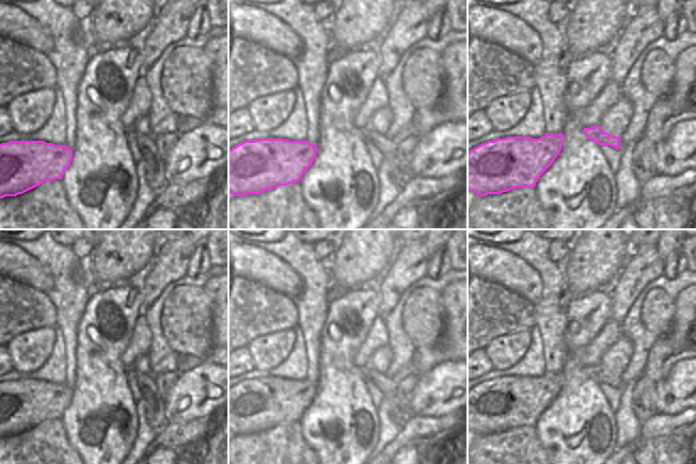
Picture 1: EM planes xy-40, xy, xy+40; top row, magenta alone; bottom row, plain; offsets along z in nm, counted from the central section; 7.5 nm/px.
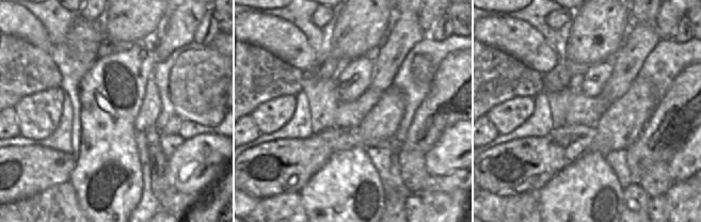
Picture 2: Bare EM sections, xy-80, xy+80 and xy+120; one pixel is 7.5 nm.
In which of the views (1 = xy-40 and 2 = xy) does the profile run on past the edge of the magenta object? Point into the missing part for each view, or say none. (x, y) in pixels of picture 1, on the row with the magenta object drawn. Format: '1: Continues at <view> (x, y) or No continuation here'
1: No continuation here
2: No continuation here

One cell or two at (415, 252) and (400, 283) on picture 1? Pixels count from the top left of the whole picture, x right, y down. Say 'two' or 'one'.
one

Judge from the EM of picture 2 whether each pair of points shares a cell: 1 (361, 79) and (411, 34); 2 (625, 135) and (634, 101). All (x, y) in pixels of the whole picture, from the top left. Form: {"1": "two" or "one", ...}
{"1": "two", "2": "one"}

